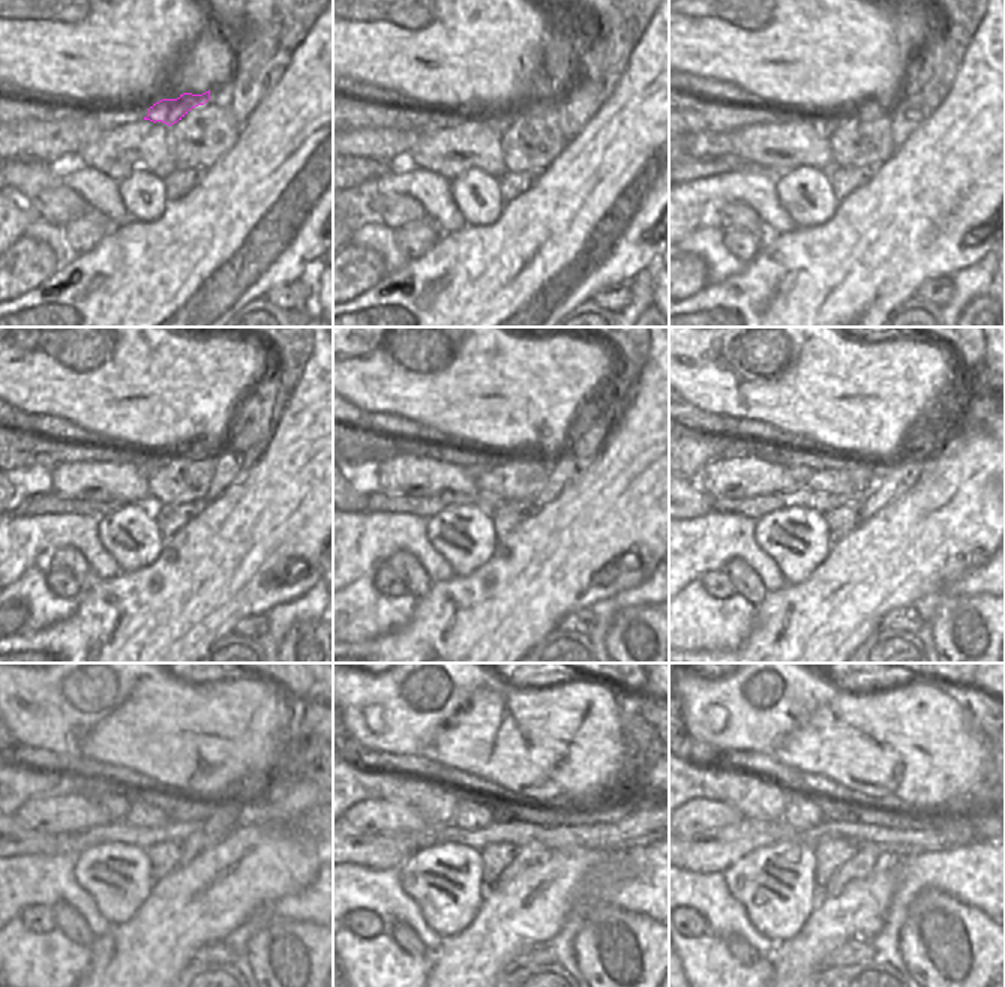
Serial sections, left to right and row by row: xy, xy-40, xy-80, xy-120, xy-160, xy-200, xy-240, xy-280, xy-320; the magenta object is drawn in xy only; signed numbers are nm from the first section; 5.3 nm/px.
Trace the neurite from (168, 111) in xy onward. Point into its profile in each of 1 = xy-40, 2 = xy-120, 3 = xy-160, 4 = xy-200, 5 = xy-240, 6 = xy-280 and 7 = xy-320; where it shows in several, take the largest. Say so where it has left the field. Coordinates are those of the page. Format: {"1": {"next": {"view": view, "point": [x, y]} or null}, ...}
{"1": {"next": {"view": "xy-40", "point": [501, 122]}}, "2": {"next": {"view": "xy-120", "point": [150, 462]}}, "3": {"next": {"view": "xy-160", "point": [476, 470]}}, "4": {"next": {"view": "xy-200", "point": [801, 473]}}, "5": {"next": {"view": "xy-240", "point": [27, 783]}}, "6": {"next": {"view": "xy-280", "point": [426, 795]}}, "7": {"next": {"view": "xy-320", "point": [755, 797]}}}

